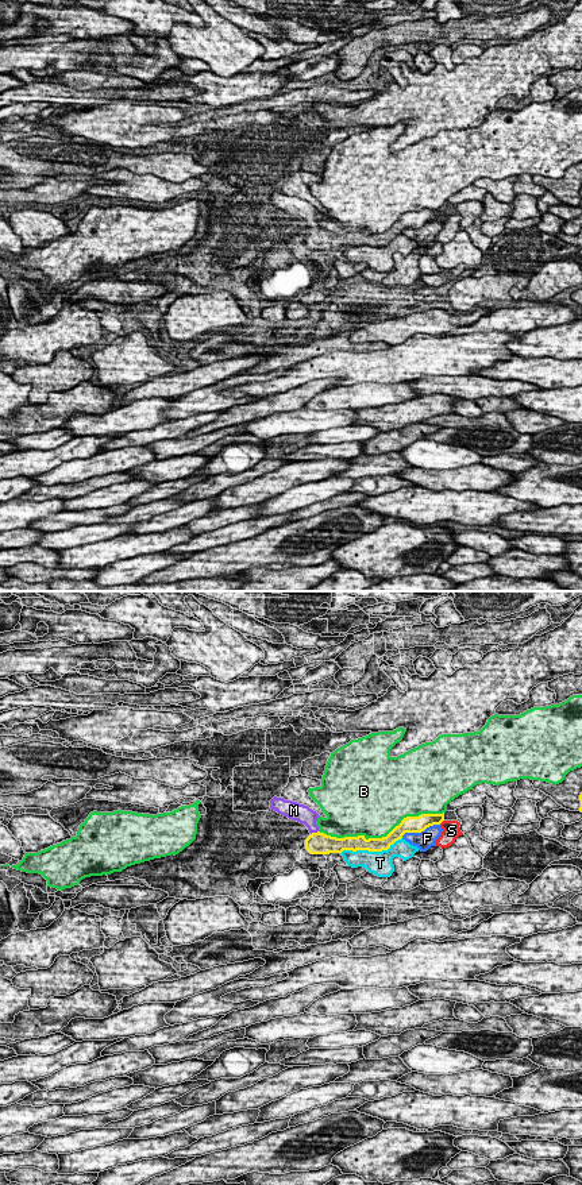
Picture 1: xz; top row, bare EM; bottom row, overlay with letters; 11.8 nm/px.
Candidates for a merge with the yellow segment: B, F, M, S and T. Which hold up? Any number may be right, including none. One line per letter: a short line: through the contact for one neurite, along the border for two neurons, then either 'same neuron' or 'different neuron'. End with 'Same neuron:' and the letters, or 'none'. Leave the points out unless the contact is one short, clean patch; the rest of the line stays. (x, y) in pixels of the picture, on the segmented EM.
B: different neuron
F: different neuron
M: line xz (318, 842), (313, 833), (308, 817); same neuron
S: different neuron
T: different neuron
Same neuron: M

